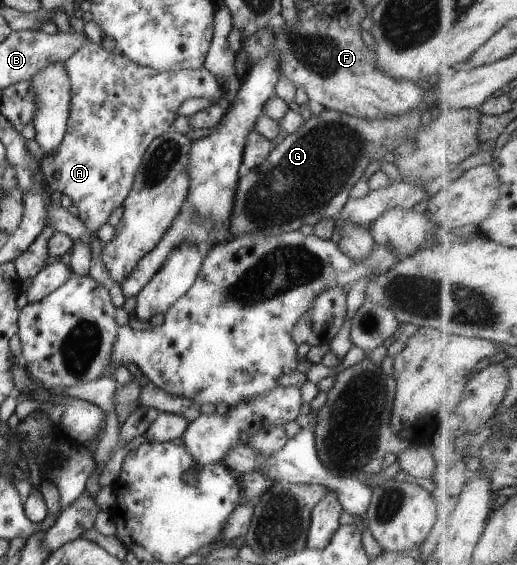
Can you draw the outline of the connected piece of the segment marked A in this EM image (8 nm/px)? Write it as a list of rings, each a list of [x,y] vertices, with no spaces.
[[[90,42],[75,50],[63,62],[63,70],[67,72],[69,80],[67,126],[55,156],[41,158],[39,169],[50,191],[55,190],[69,197],[72,206],[77,209],[76,216],[80,223],[91,235],[95,235],[99,227],[107,223],[111,210],[121,207],[139,167],[139,160],[151,140],[171,130],[179,104],[192,97],[209,100],[211,105],[217,104],[222,102],[223,90],[217,78],[203,68],[155,73],[151,68],[132,63],[121,53],[113,56],[101,46]]]

